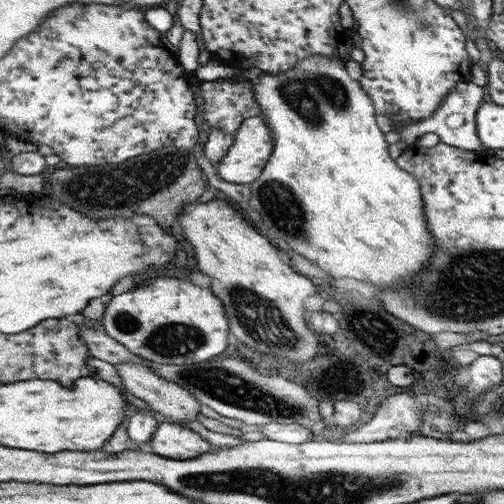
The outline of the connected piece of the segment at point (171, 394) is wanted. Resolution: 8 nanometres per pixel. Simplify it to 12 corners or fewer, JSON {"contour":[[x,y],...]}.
{"contour":[[144,364],[115,366],[124,388],[172,423],[197,420],[188,389]]}

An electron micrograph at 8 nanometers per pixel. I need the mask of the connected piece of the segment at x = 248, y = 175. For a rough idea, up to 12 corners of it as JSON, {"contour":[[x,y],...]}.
{"contour":[[244,120],[216,168],[226,182],[248,186],[272,156],[273,130]]}

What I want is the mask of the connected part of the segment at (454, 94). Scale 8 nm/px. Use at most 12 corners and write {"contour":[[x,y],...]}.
{"contour":[[472,81],[456,84],[432,118],[404,124],[412,146],[434,133],[443,144],[488,154],[478,140],[484,100]]}

